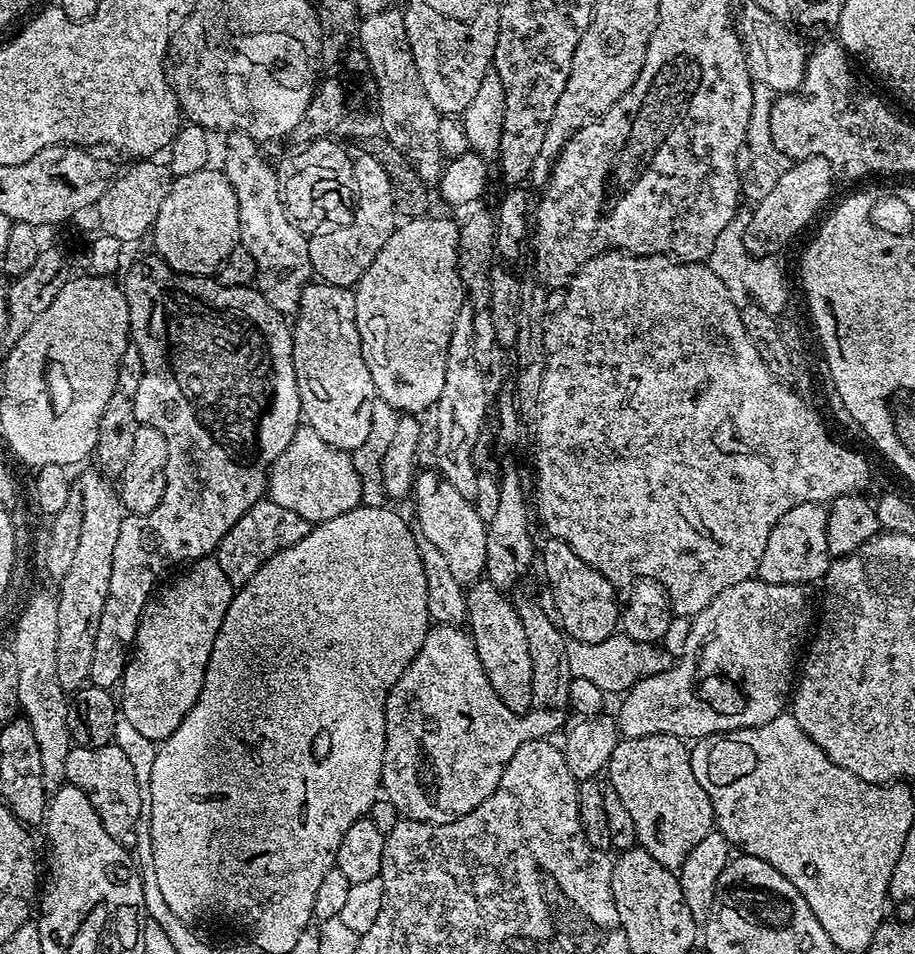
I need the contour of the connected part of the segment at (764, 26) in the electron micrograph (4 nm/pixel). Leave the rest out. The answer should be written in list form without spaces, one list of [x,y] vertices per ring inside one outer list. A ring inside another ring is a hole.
[[[748,2],[738,12],[738,31],[740,43],[744,46],[744,57],[748,63],[748,72],[757,84],[765,84],[775,94],[795,92],[804,82],[804,71],[808,69],[809,53],[804,52],[795,31],[783,24],[778,18],[766,14],[762,6]]]

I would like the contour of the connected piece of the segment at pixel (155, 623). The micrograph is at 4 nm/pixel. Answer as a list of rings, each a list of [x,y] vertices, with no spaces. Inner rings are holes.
[[[216,559],[197,560],[184,571],[188,570],[173,584],[159,589],[160,600],[152,598],[144,605],[124,679],[118,685],[119,711],[143,736],[157,742],[172,736],[194,702],[198,702],[214,638],[234,595],[234,585]]]

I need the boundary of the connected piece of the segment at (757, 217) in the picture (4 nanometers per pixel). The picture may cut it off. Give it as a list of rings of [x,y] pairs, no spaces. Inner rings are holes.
[[[818,154],[805,160],[797,160],[780,173],[774,190],[766,198],[755,201],[748,218],[748,228],[744,231],[744,245],[752,256],[776,256],[791,242],[816,215],[821,215],[820,207],[832,192],[834,173],[830,162]]]

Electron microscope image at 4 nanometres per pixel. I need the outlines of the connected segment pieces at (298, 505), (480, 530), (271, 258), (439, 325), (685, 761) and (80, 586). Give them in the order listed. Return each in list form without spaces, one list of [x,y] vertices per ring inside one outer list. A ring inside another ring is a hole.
[[[300,426],[290,438],[290,444],[282,450],[282,454],[278,454],[268,469],[266,492],[274,502],[278,502],[278,506],[294,510],[294,514],[306,518],[309,525],[315,526],[338,514],[346,514],[351,508],[361,507],[364,487],[360,474],[355,469],[353,457],[345,449],[330,446],[330,442],[322,442],[322,438],[318,438],[318,434],[314,434],[312,428]]]
[[[434,470],[419,471],[415,475],[413,500],[423,539],[441,550],[455,581],[462,586],[475,583],[485,571],[486,542],[488,541],[485,517],[478,514],[475,503],[469,497],[460,494],[457,488]]]
[[[251,135],[227,137],[227,148],[223,152],[222,171],[234,186],[234,198],[238,200],[239,245],[250,252],[256,265],[254,287],[269,308],[281,314],[295,313],[300,307],[302,290],[313,279],[310,266],[309,237],[284,211],[282,180],[268,160],[259,152],[257,141]]]
[[[409,219],[397,226],[390,234],[386,246],[382,246],[374,262],[370,262],[354,286],[362,358],[366,358],[370,378],[374,378],[377,397],[400,414],[421,414],[438,402],[445,381],[451,324],[459,308],[466,303],[464,287],[460,281],[460,229],[457,221],[430,219]]]
[[[650,734],[642,738],[620,738],[606,766],[607,783],[626,802],[634,818],[636,844],[646,849],[662,866],[679,870],[682,862],[714,831],[716,815],[710,798],[694,778],[689,745],[679,736]]]
[[[93,470],[80,480],[78,491],[82,498],[82,534],[78,551],[70,570],[58,582],[58,682],[65,693],[89,683],[90,662],[94,658],[94,638],[98,638],[98,622],[102,622],[102,606],[110,590],[110,570],[114,545],[118,542],[120,523],[125,518],[117,485],[107,475]]]

